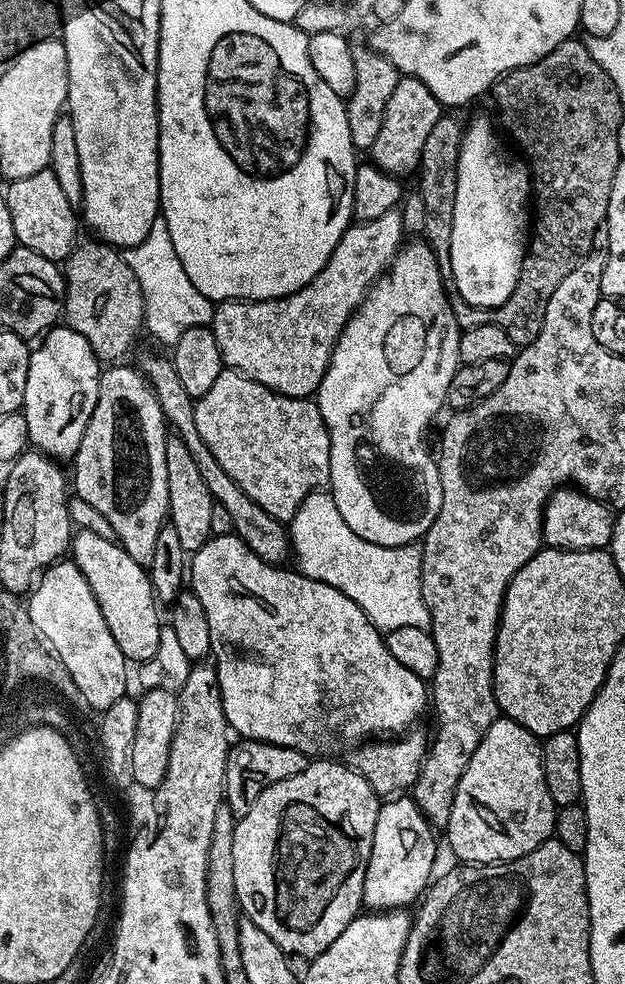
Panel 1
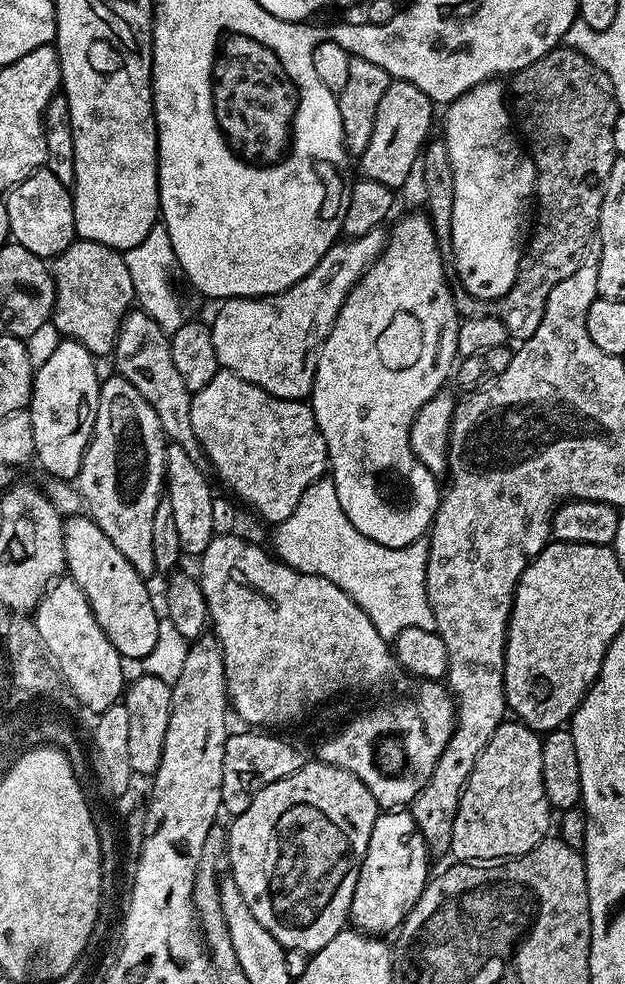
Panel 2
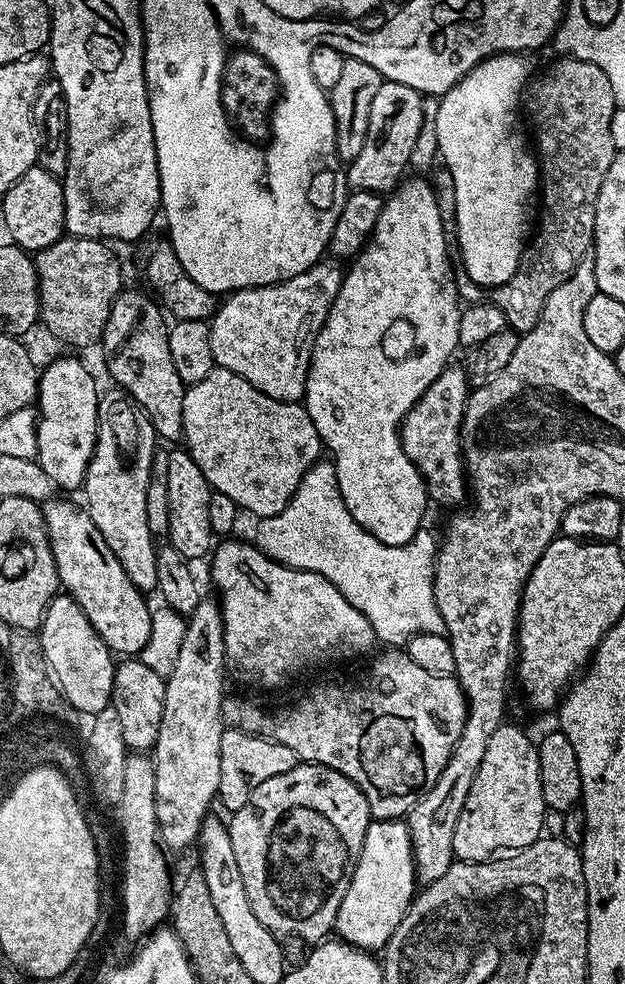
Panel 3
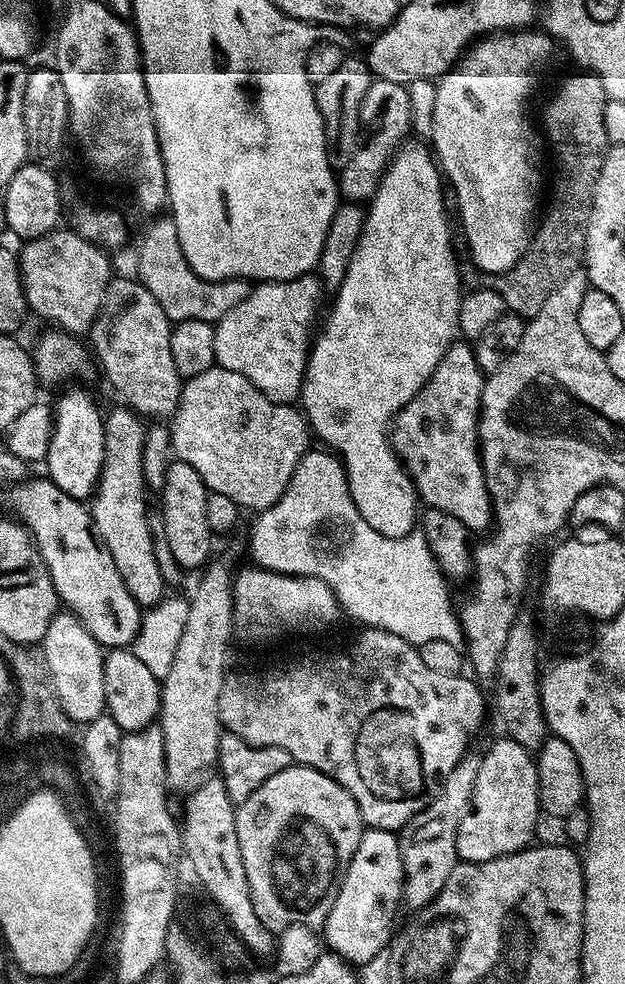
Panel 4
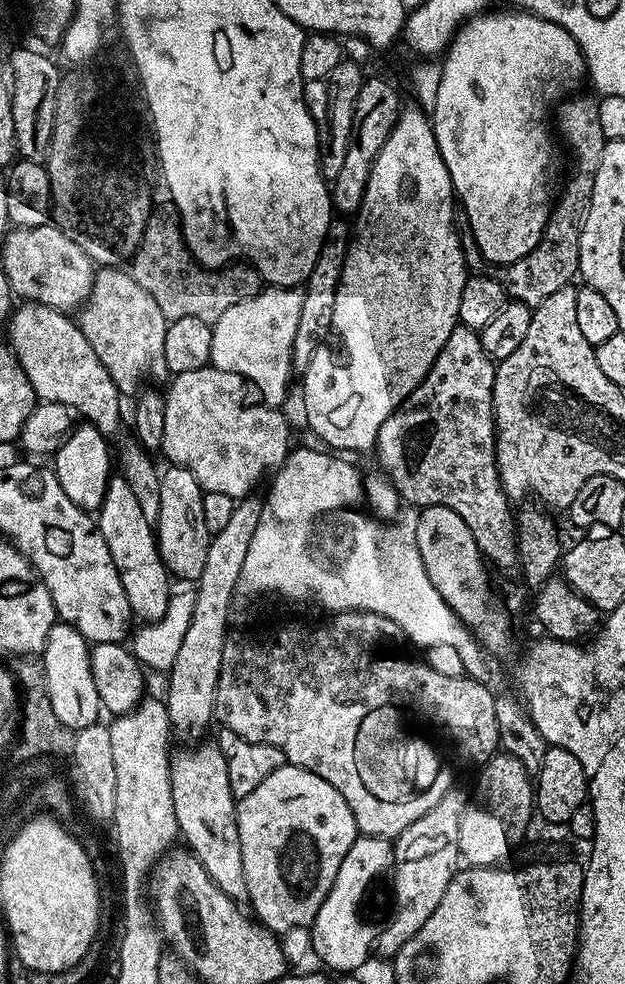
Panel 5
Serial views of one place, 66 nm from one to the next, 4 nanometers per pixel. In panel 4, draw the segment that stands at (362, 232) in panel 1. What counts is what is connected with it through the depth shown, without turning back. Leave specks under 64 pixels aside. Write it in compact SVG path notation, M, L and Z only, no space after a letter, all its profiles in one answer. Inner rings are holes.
M312 274L299 276L293 280L257 283L249 291L248 297L238 302L238 306L234 306L234 310L227 312L221 320L215 321L216 364L226 370L234 370L234 374L242 374L242 378L246 378L258 391L266 394L270 402L292 404L299 401L304 386L304 369L308 366L310 355L310 337L313 335L312 311L319 306L320 296L322 297L322 285Z

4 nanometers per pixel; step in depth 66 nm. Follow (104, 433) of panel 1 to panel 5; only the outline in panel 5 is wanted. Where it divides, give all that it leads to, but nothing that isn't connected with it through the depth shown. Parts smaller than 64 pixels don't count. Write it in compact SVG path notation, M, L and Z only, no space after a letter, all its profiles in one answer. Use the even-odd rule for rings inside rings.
M119 474L108 481L104 501L98 509L98 527L110 558L114 558L114 570L122 578L122 590L126 590L126 602L130 602L133 617L140 622L160 620L168 605L170 573L160 557L154 528L146 524L133 491Z

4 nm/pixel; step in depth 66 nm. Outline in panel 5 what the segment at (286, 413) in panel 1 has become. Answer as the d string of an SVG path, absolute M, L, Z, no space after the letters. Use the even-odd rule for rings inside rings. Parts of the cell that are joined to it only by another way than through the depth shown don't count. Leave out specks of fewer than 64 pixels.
M209 366L175 373L167 384L168 392L163 393L166 422L160 452L168 459L169 465L190 470L190 474L198 478L200 487L205 492L230 494L232 500L239 502L257 491L256 487L264 475L267 477L275 473L284 463L293 443L288 420L280 408L269 408L263 402L244 404L246 381L241 376Z

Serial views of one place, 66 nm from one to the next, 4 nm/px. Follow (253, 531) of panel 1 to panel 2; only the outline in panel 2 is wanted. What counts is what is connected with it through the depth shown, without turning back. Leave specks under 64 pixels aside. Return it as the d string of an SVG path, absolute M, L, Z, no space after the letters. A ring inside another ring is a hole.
M143 310L129 311L116 333L115 371L122 378L126 378L126 382L130 382L130 386L134 386L134 390L138 390L138 394L142 394L146 402L150 402L150 406L154 406L154 414L158 414L158 422L165 437L171 443L182 446L182 450L190 454L190 462L194 462L198 470L208 474L212 472L212 463L204 454L198 442L198 434L194 434L194 425L190 422L193 393L186 390L186 382L182 382L182 377L178 375L174 358L170 354L169 339L169 333L163 332L158 322L154 322L154 318L147 316Z

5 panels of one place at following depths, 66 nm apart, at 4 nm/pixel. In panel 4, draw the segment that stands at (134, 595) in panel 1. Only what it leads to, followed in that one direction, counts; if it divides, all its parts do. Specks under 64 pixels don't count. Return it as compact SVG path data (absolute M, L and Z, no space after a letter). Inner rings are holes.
M31 480L7 489L8 504L16 511L13 512L15 519L32 533L36 549L44 554L57 601L78 617L105 649L128 648L140 629L142 608L130 590L126 590L126 582L122 582L114 558L110 558L94 535L91 511L81 501L58 490L52 480Z

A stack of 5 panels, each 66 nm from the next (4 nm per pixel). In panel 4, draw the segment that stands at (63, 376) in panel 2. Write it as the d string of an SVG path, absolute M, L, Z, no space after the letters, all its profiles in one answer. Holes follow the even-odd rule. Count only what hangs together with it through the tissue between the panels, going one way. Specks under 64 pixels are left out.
M68 392L57 404L54 404L54 423L52 437L48 447L46 461L47 479L52 480L70 498L84 502L95 493L96 484L100 481L100 471L104 465L104 416L96 409L92 396L88 392Z

